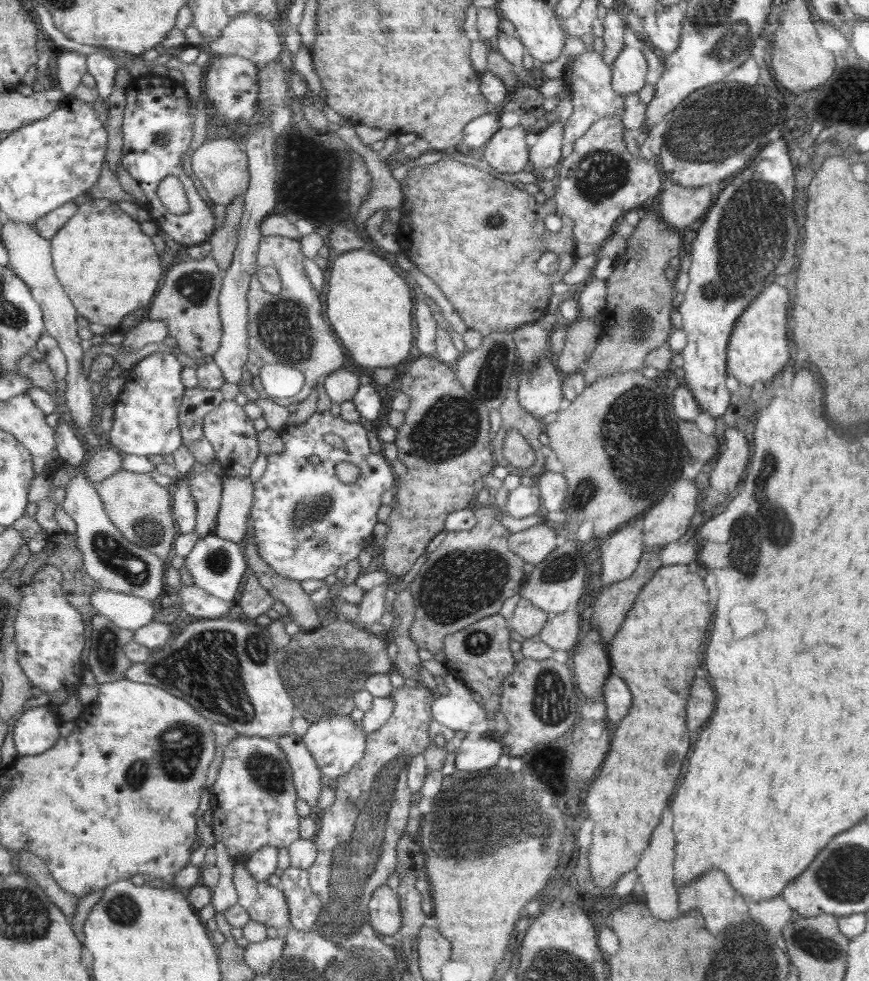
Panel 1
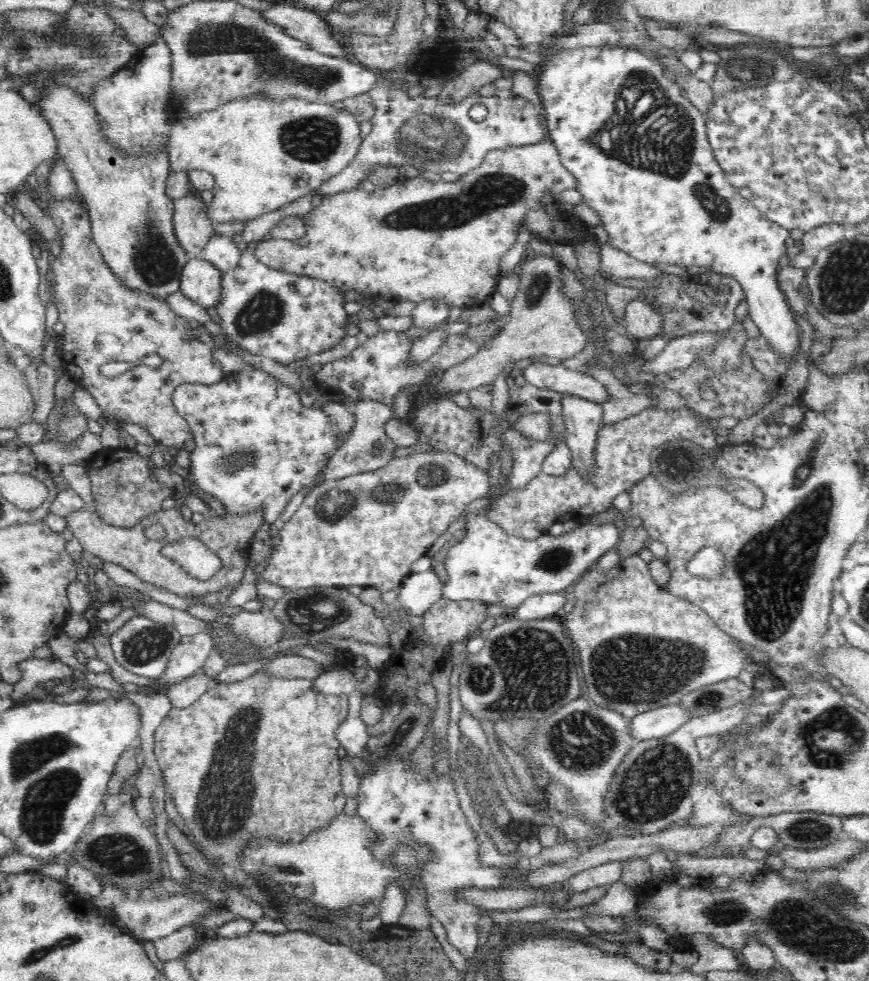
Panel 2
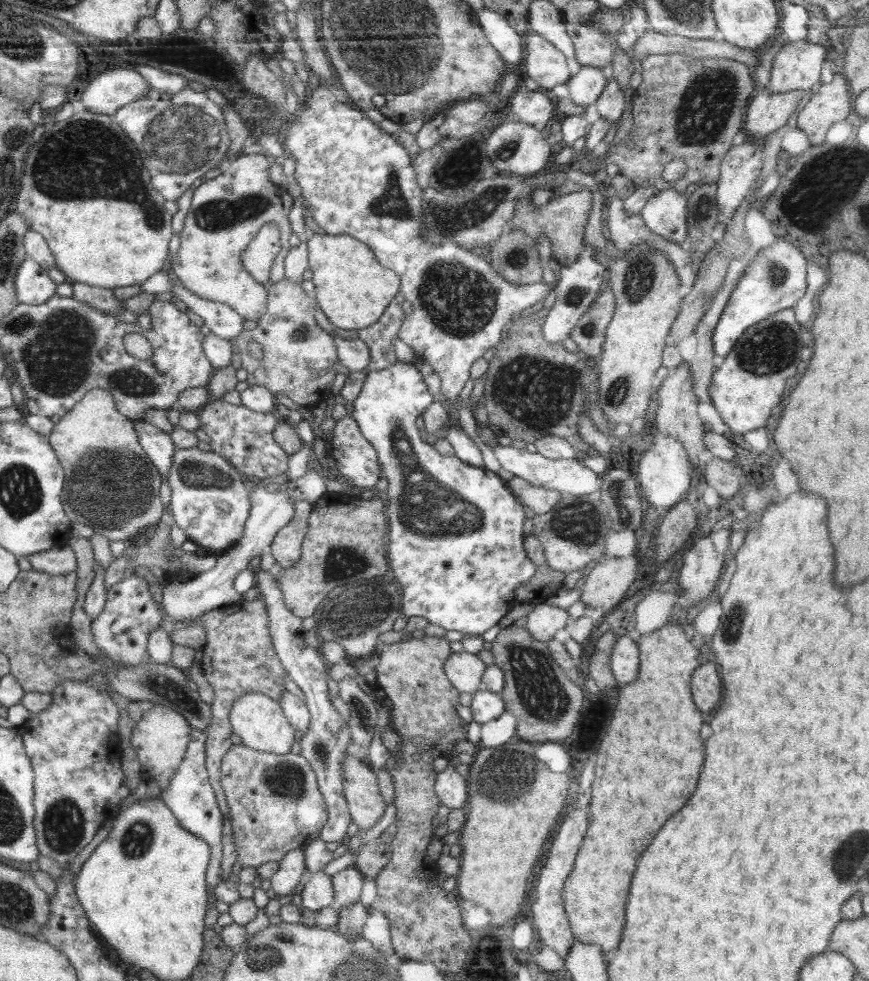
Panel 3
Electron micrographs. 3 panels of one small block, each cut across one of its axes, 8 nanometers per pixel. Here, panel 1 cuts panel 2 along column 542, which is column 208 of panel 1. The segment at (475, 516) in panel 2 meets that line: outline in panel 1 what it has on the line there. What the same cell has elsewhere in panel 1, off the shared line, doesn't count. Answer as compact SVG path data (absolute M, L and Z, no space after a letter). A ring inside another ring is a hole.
M216 535L199 538L184 561L184 568L191 573L194 585L230 604L235 600L240 580L247 567L245 553L240 550L240 545Z

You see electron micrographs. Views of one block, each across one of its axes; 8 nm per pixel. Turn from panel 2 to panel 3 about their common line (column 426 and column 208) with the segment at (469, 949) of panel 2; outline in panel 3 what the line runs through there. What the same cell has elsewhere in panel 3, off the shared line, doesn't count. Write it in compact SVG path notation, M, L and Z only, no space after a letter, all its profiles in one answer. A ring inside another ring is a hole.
M191 729L191 739L186 747L184 761L176 770L170 785L166 791L161 791L162 800L174 817L178 820L180 827L190 831L194 836L205 840L211 850L211 857L206 871L207 891L210 892L220 883L223 870L221 867L223 857L222 828L223 815L220 812L217 798L210 785L209 775L205 766L205 738L207 736L198 729Z

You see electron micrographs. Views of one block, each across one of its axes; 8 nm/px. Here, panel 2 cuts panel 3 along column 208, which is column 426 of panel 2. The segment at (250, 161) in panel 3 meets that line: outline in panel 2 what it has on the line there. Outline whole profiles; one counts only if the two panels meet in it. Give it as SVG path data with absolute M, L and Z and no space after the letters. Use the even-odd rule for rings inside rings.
M544 138L542 141L533 145L522 145L506 147L503 149L489 150L484 157L483 163L477 169L469 170L466 174L460 176L455 182L432 182L424 179L419 174L416 178L399 177L397 183L387 188L376 186L372 192L367 193L363 188L355 188L343 193L332 193L326 197L322 197L318 206L312 207L308 216L301 218L305 224L306 234L302 239L286 241L285 239L272 239L268 241L260 241L254 243L254 255L265 266L275 270L291 272L301 277L309 277L313 280L322 279L342 292L355 290L357 293L369 293L371 296L388 296L394 297L400 302L420 303L424 300L433 299L441 301L450 307L473 308L480 306L488 300L488 298L496 291L500 278L500 260L502 256L514 246L520 224L523 225L524 218L528 214L528 210L532 210L544 196L544 192L548 190L550 194L557 198L562 190L572 190L576 188L577 180L574 175L561 163L560 155L555 144Z

